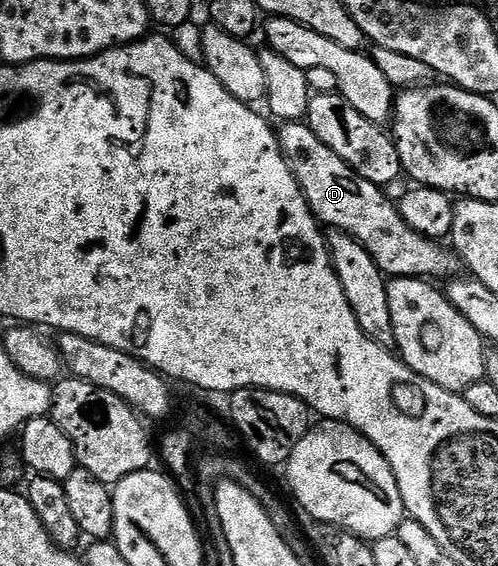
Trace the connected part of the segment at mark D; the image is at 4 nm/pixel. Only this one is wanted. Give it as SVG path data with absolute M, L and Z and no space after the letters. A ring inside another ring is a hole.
M306 123L280 124L277 138L311 212L324 226L331 225L327 227L347 233L354 241L362 243L379 270L388 278L447 279L456 272L455 268L460 268L461 262L454 252L446 248L443 250L442 244L412 231L409 223L401 219L398 204L394 200L387 201L383 194L386 192L380 186L357 176L347 166L345 159L341 159L341 155L329 151L329 147L325 147L325 143L321 143L321 139L313 135Z

